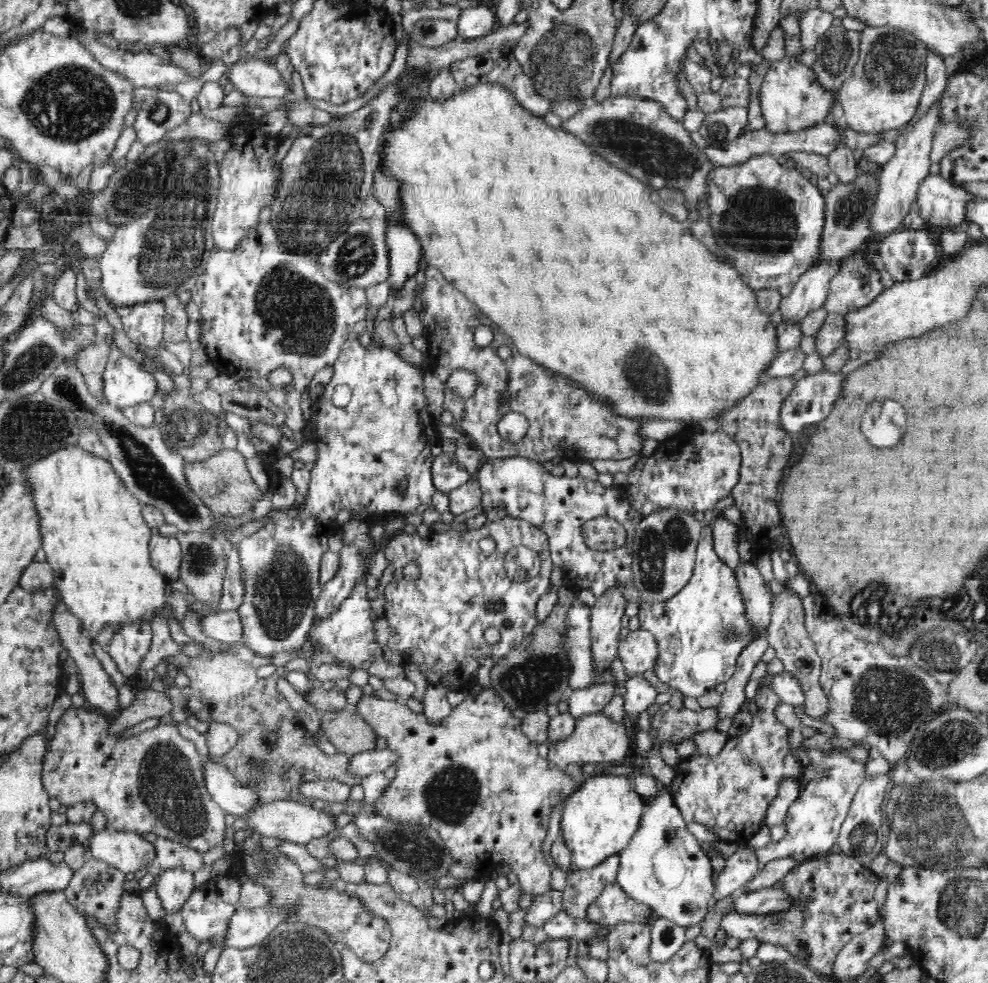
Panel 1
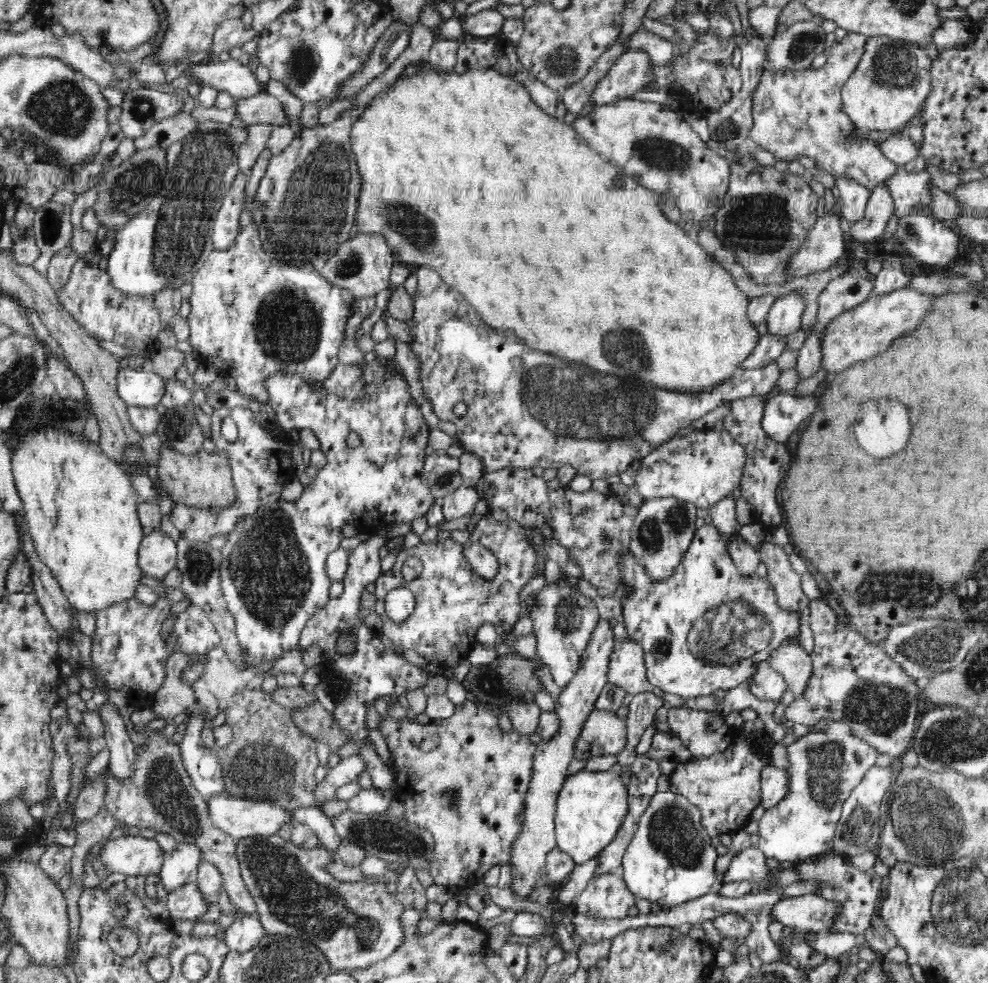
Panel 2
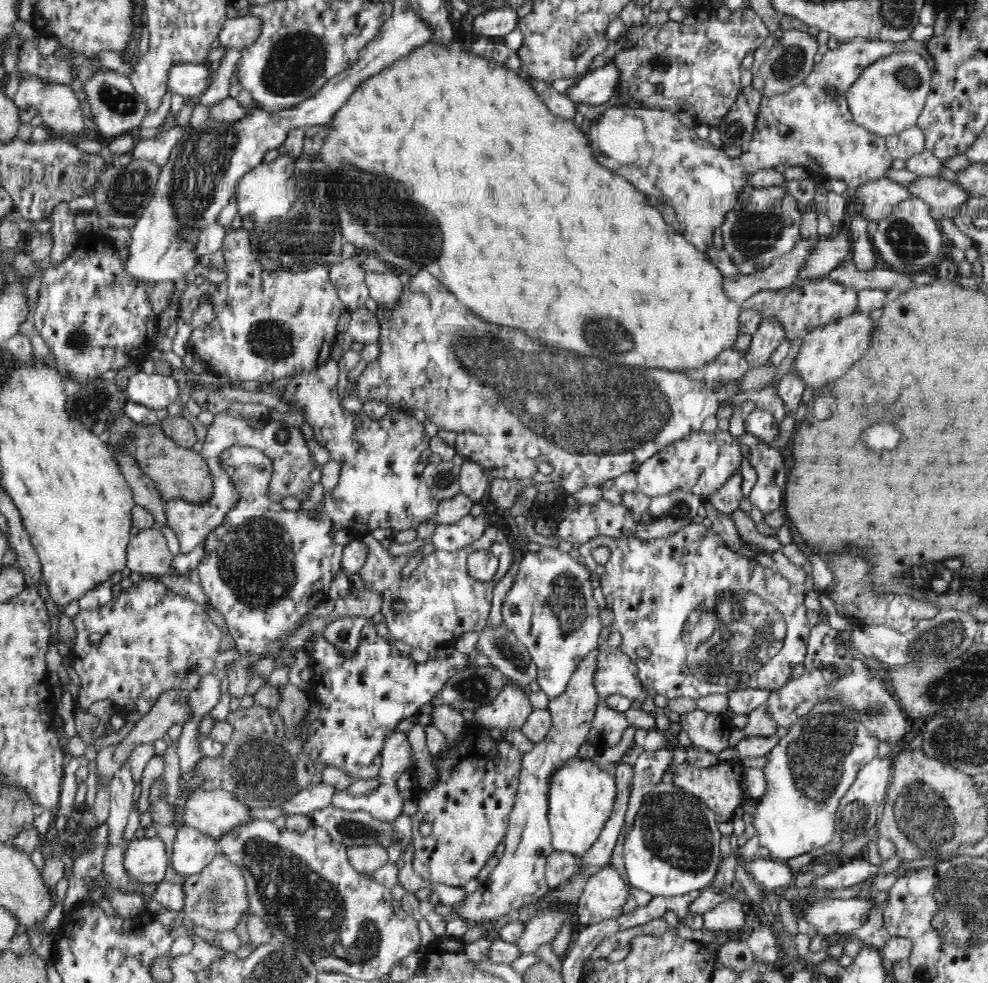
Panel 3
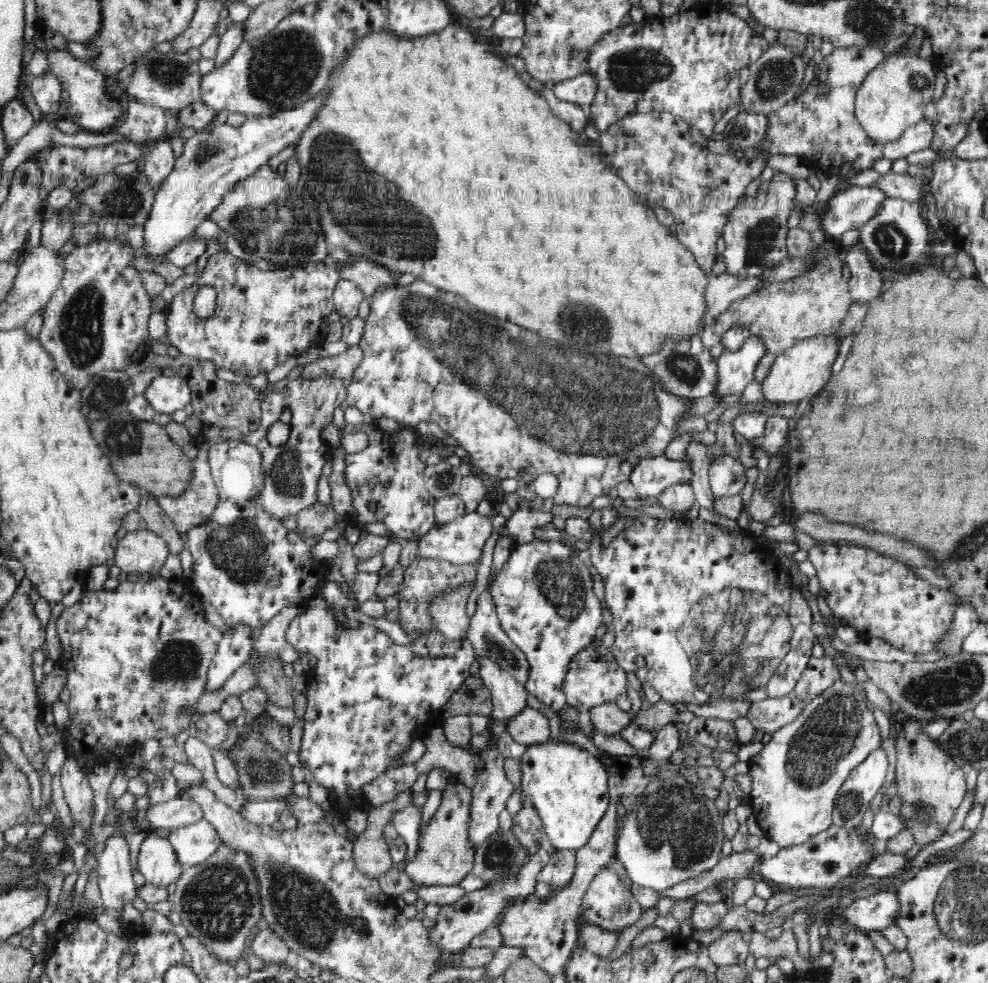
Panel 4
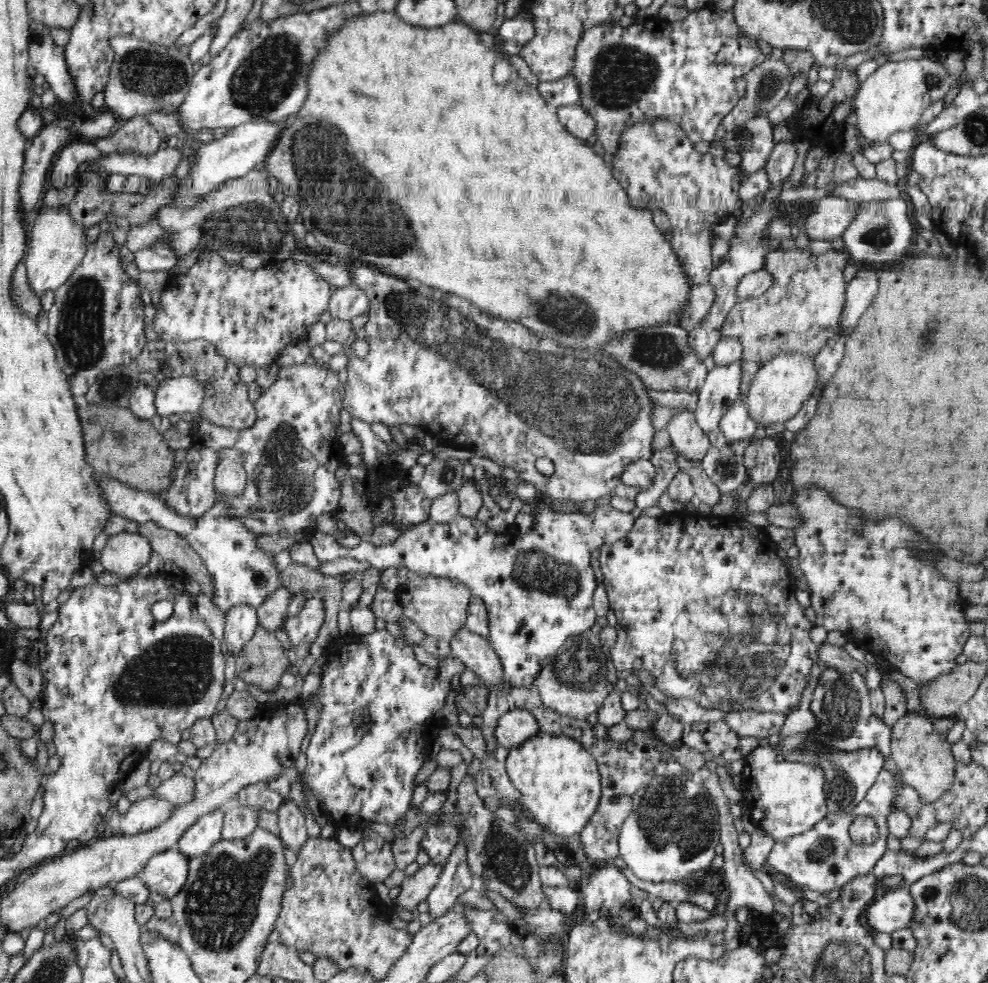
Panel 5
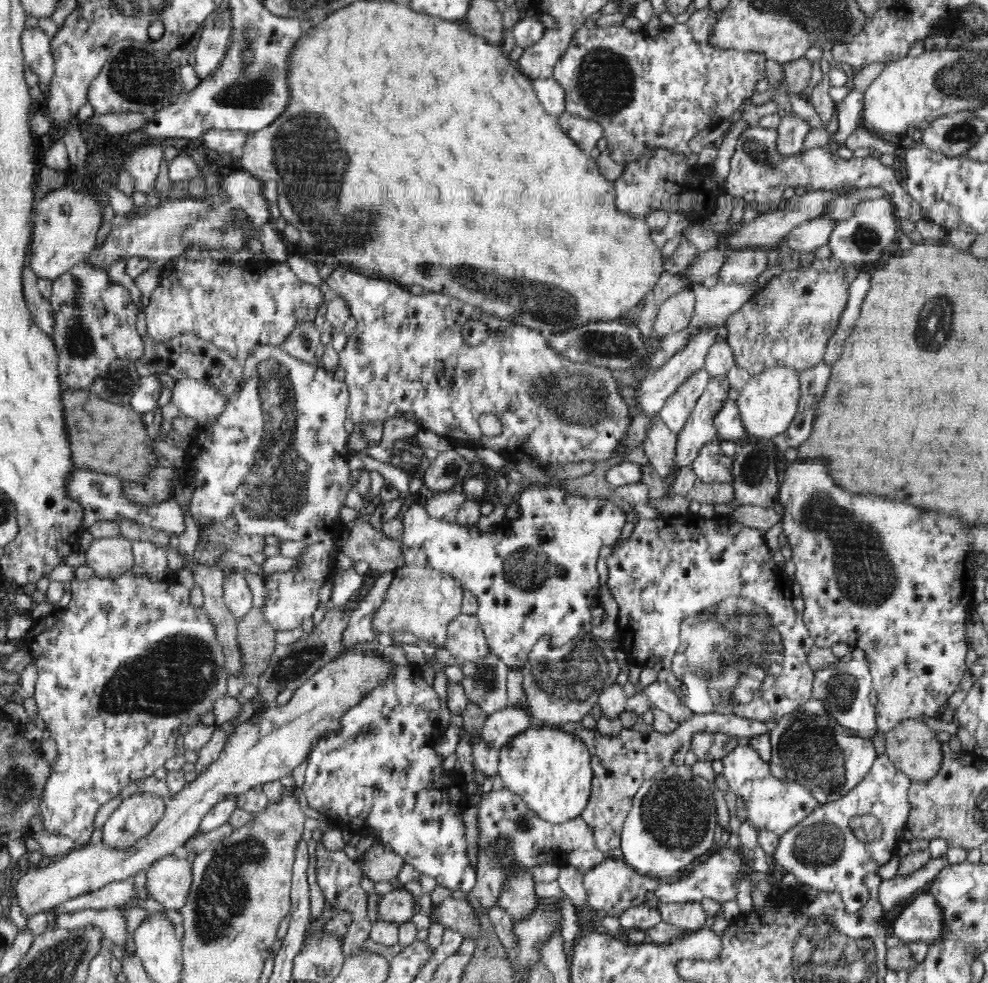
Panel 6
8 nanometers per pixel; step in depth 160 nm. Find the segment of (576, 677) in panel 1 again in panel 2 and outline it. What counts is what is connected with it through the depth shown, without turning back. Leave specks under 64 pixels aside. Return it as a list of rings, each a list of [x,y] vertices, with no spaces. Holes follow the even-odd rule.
[[[562,571],[559,576],[549,578],[548,583],[533,597],[535,606],[530,610],[530,618],[534,623],[537,655],[562,689],[570,684],[580,668],[582,654],[598,624],[598,609],[594,600],[582,595],[578,585],[572,585]]]

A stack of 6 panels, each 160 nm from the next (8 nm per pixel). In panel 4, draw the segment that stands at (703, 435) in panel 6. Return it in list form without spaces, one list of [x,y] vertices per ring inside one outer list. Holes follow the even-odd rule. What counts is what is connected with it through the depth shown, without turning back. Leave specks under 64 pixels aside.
[[[752,334],[738,350],[725,350],[722,356],[717,358],[720,384],[714,395],[724,398],[742,393],[748,384],[754,382],[756,366],[766,353],[764,339]]]

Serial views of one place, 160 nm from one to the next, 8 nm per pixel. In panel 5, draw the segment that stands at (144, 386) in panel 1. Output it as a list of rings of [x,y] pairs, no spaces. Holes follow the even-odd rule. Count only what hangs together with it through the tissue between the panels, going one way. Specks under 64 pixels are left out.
[[[167,378],[155,388],[154,402],[160,416],[196,413],[204,402],[206,387],[194,378]]]

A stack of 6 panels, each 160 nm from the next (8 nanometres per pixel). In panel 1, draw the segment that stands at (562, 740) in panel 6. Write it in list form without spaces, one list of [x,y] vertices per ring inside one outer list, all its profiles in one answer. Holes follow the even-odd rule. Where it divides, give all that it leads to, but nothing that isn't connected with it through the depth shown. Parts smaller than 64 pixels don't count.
[[[617,776],[589,777],[587,782],[564,802],[562,835],[570,849],[571,869],[596,868],[611,856],[620,854],[640,828],[646,802],[634,789],[631,778]]]

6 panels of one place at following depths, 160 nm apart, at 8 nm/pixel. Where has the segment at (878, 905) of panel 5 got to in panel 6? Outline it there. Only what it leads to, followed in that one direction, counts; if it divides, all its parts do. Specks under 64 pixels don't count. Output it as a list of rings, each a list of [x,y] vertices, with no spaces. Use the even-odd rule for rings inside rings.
[[[918,892],[904,902],[890,922],[892,934],[901,941],[926,941],[930,944],[941,934],[941,912],[926,892]]]

